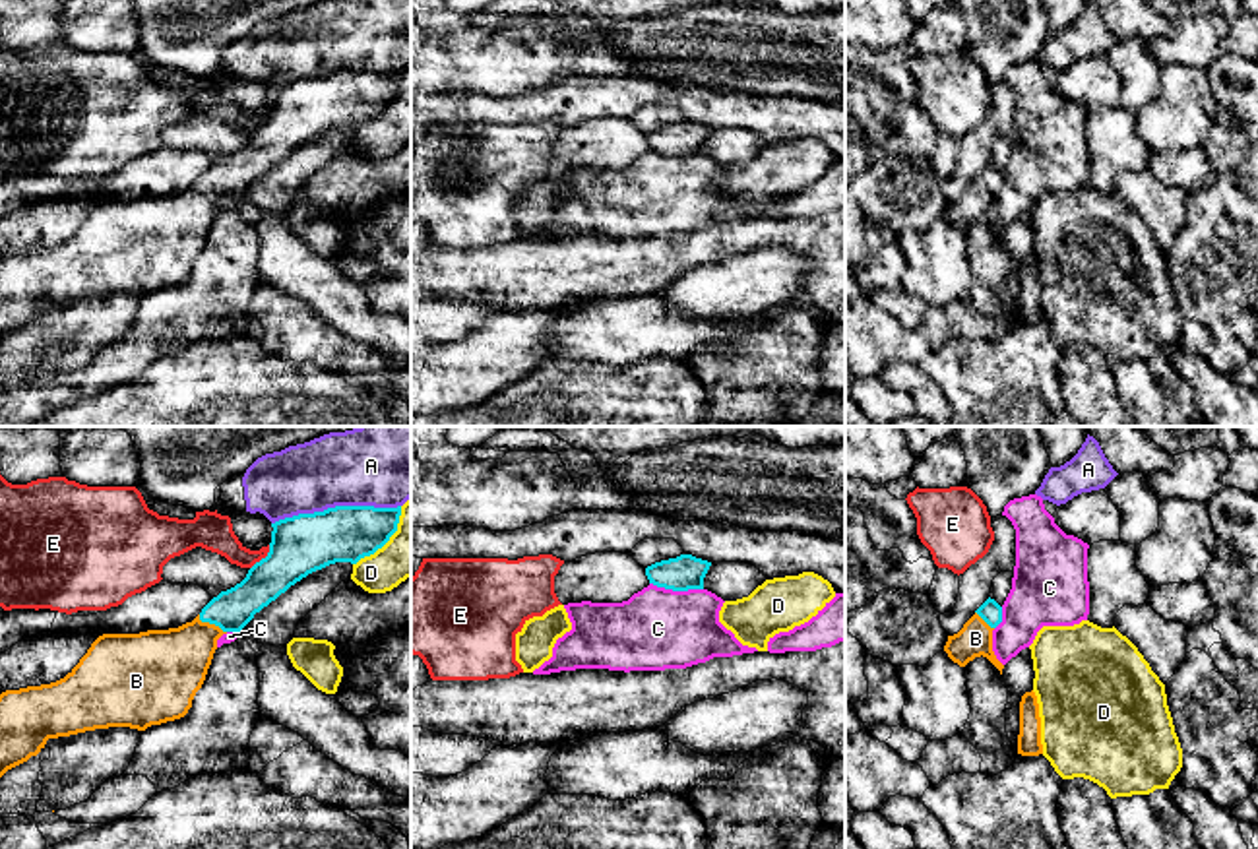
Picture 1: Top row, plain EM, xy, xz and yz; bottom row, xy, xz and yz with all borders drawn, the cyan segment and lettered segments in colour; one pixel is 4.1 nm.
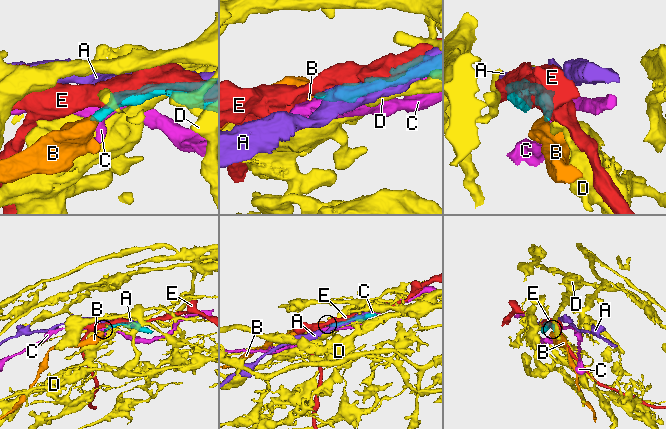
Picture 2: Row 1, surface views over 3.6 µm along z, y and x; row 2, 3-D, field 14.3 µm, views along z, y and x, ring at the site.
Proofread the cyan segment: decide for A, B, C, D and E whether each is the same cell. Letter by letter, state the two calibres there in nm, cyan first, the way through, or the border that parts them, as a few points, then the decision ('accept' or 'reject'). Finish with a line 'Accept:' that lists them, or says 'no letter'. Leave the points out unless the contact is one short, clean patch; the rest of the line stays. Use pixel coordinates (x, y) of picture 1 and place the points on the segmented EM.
A: 240 nm thick on the cyan side, 340 nm on the other; reject
B: 170 nm thick on the cyan side, 300 nm on the other; runs through xy (233, 609), (212, 623), (169, 665); accept
C: 150 nm thick on the cyan side, 340 nm on the other; reject
D: 240 nm thick on the cyan side, 200 nm on the other; reject
E: 240 nm thick on the cyan side, 160 nm on the other; reject
Accept: B

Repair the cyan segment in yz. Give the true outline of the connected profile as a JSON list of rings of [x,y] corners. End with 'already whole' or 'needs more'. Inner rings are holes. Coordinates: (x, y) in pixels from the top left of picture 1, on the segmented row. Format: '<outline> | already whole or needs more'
[[[987,599],[963,628],[948,636],[944,651],[948,657],[965,667],[975,657],[987,657],[1002,675],[1004,665],[992,651],[992,630],[1002,622],[1002,607],[994,599]]] | needs more

